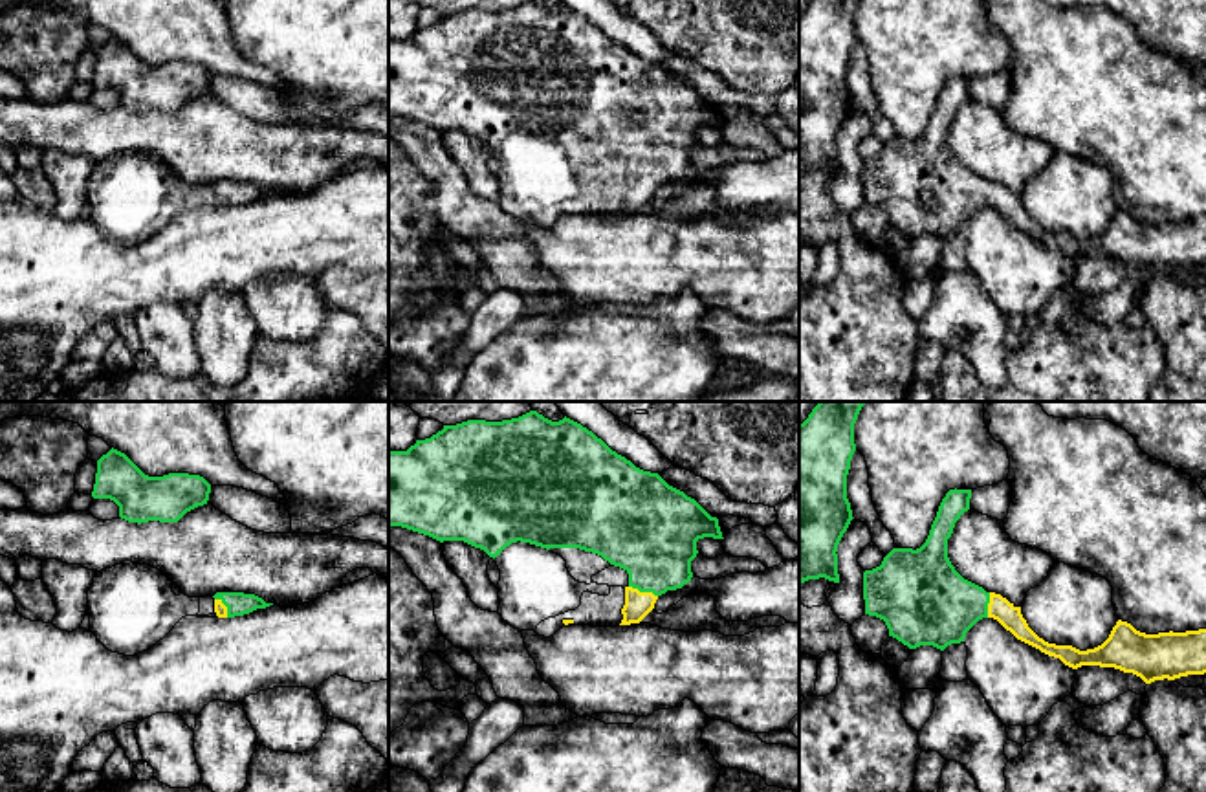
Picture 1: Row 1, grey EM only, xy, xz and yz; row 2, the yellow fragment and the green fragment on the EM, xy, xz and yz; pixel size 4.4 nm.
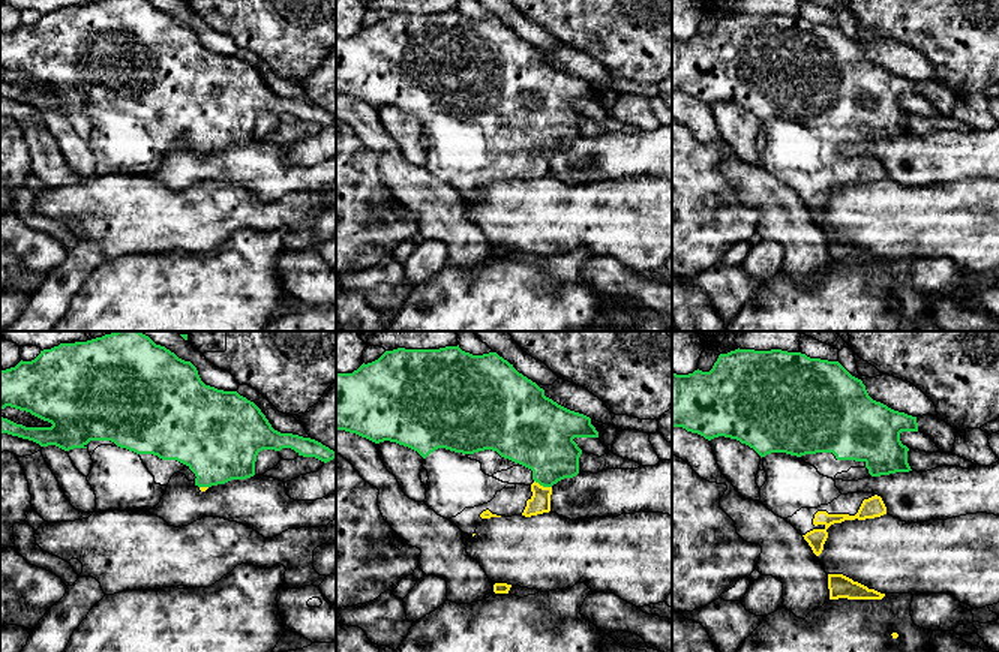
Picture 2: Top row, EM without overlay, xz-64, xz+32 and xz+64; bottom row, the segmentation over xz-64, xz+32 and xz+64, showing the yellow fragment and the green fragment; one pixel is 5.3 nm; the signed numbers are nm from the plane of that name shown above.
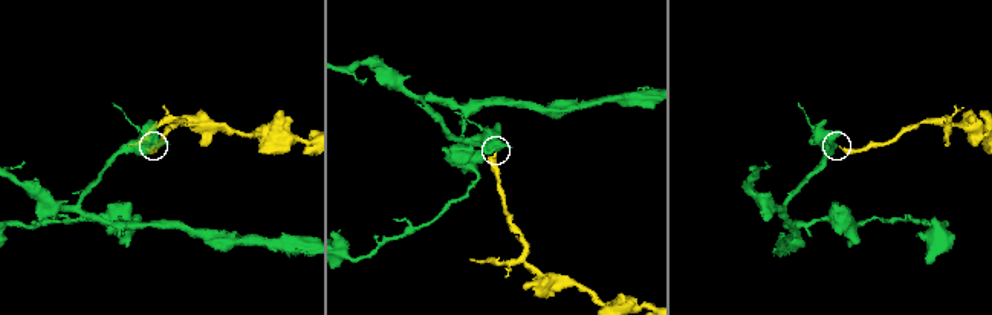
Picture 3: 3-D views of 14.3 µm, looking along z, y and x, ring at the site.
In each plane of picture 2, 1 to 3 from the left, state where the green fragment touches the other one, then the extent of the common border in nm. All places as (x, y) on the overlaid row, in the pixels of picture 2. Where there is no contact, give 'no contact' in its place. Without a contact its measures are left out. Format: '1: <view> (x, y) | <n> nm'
1: xz-64 (204, 487) | 50 nm
2: xz+32 (542, 486) | 100 nm
3: no contact

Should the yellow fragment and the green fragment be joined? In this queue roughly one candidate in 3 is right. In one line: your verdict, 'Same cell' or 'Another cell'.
Same cell

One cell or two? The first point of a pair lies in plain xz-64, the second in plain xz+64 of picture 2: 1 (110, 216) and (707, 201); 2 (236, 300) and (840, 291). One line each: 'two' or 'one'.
1: two
2: one

